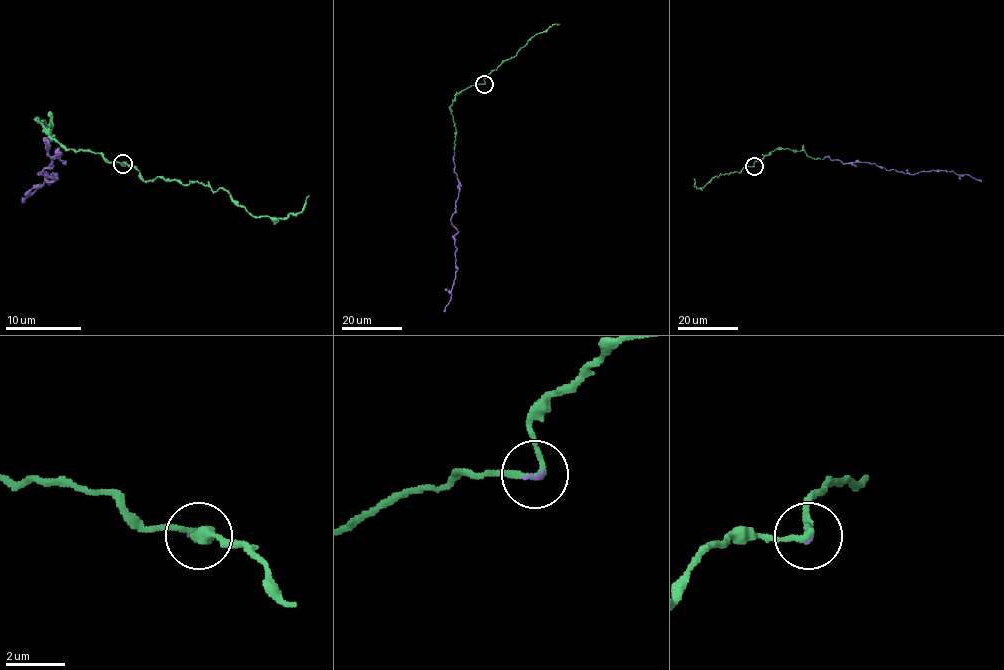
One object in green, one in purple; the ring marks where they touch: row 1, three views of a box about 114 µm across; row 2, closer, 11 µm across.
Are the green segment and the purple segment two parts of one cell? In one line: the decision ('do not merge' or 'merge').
merge

